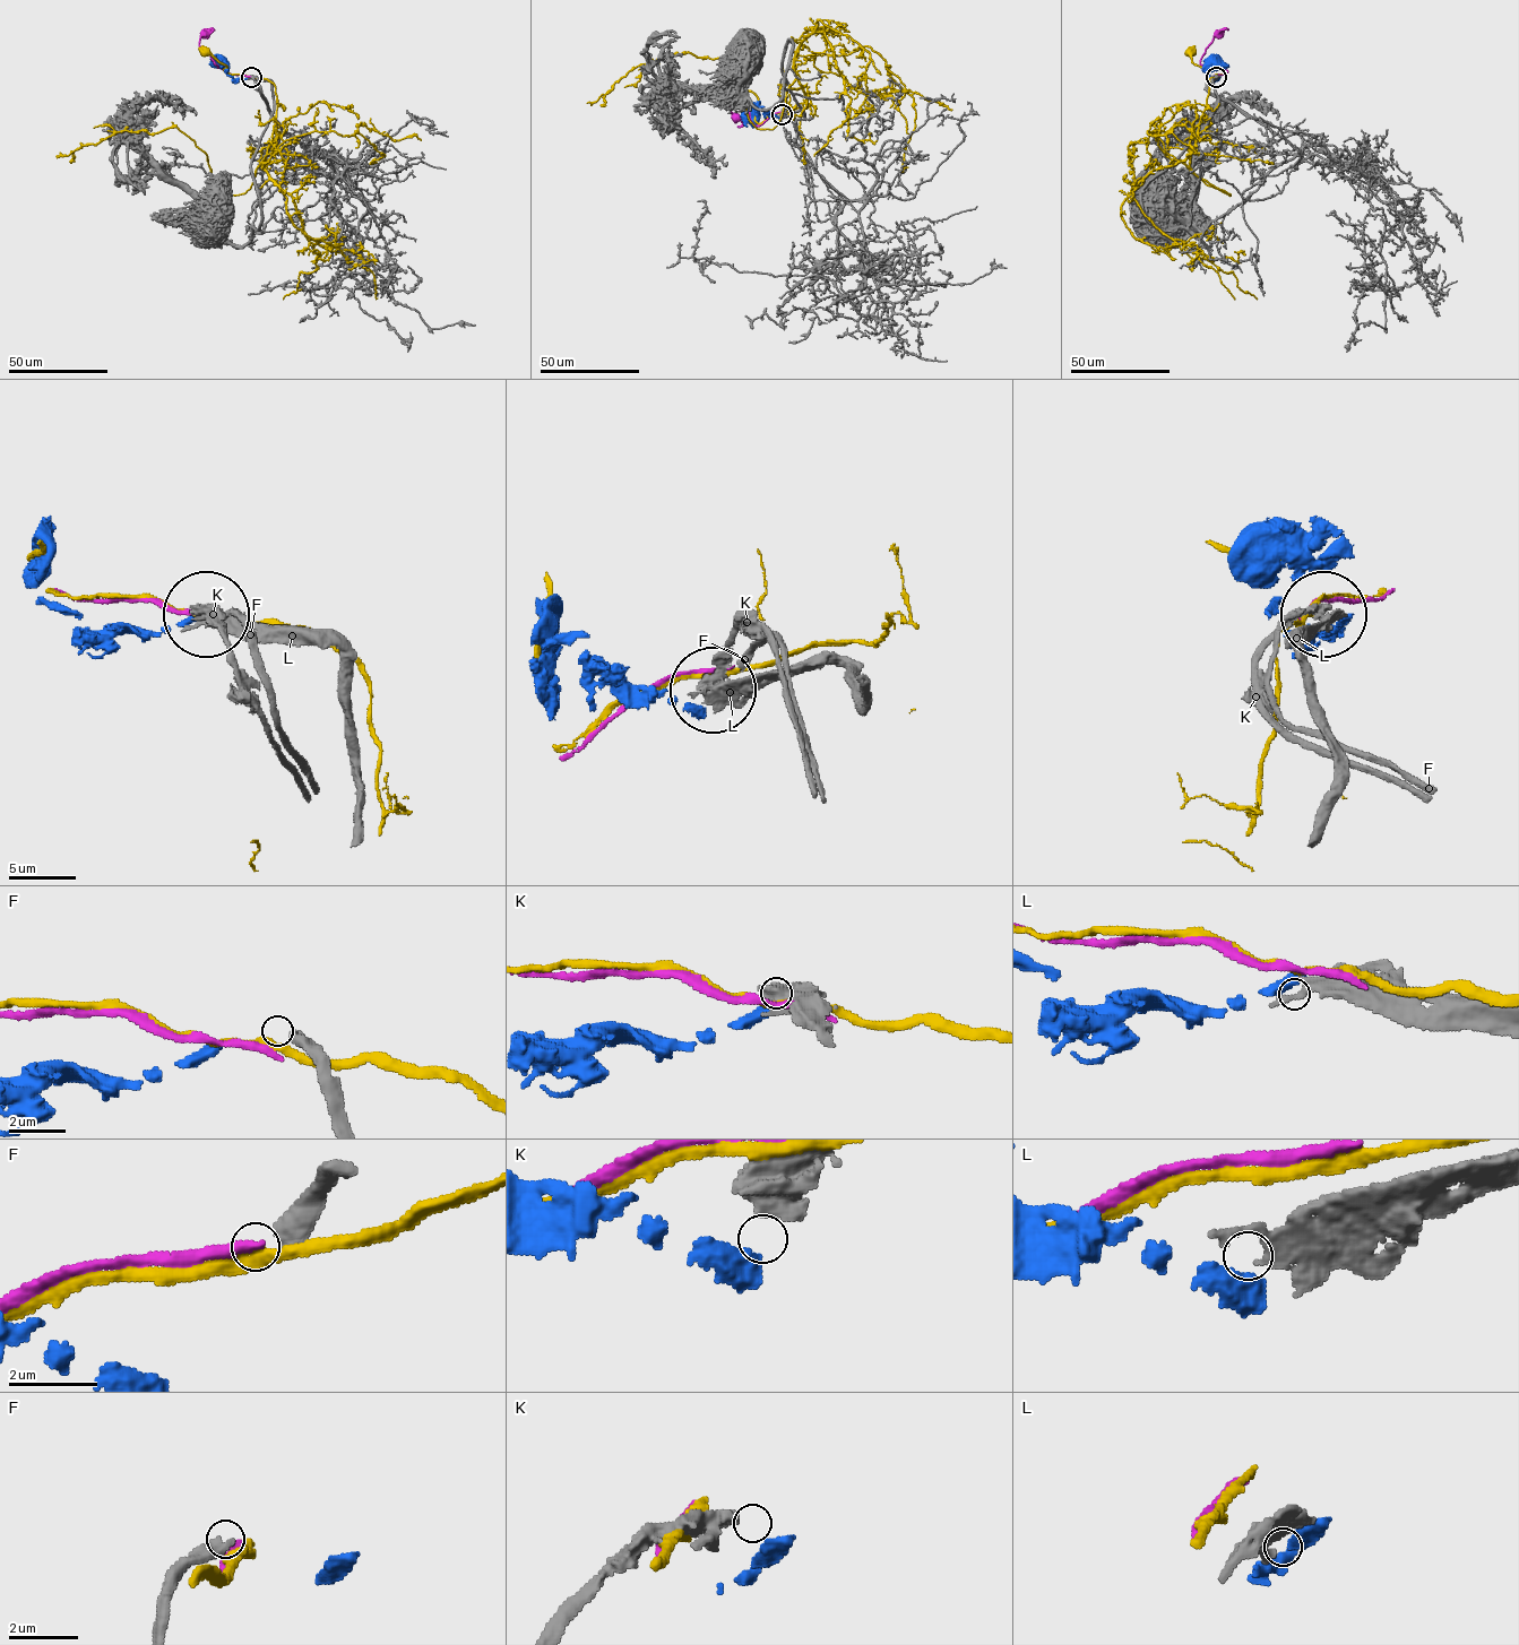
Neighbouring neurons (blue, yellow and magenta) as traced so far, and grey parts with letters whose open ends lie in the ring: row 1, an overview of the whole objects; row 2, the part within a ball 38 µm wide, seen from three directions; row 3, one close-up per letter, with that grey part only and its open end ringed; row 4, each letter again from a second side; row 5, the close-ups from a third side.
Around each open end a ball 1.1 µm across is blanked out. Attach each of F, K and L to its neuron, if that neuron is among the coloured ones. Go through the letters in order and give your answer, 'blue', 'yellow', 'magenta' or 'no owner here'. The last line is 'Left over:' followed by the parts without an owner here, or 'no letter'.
F: no owner here
K: no owner here
L: blue
Left over: F, K

